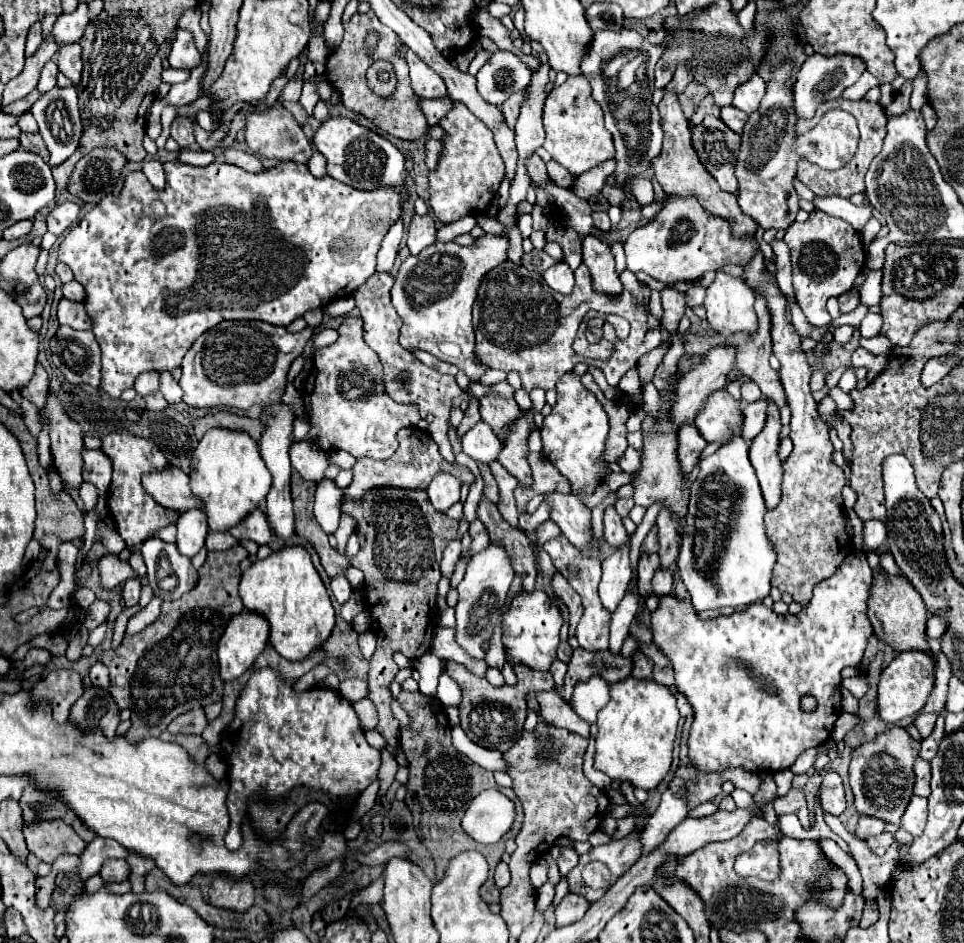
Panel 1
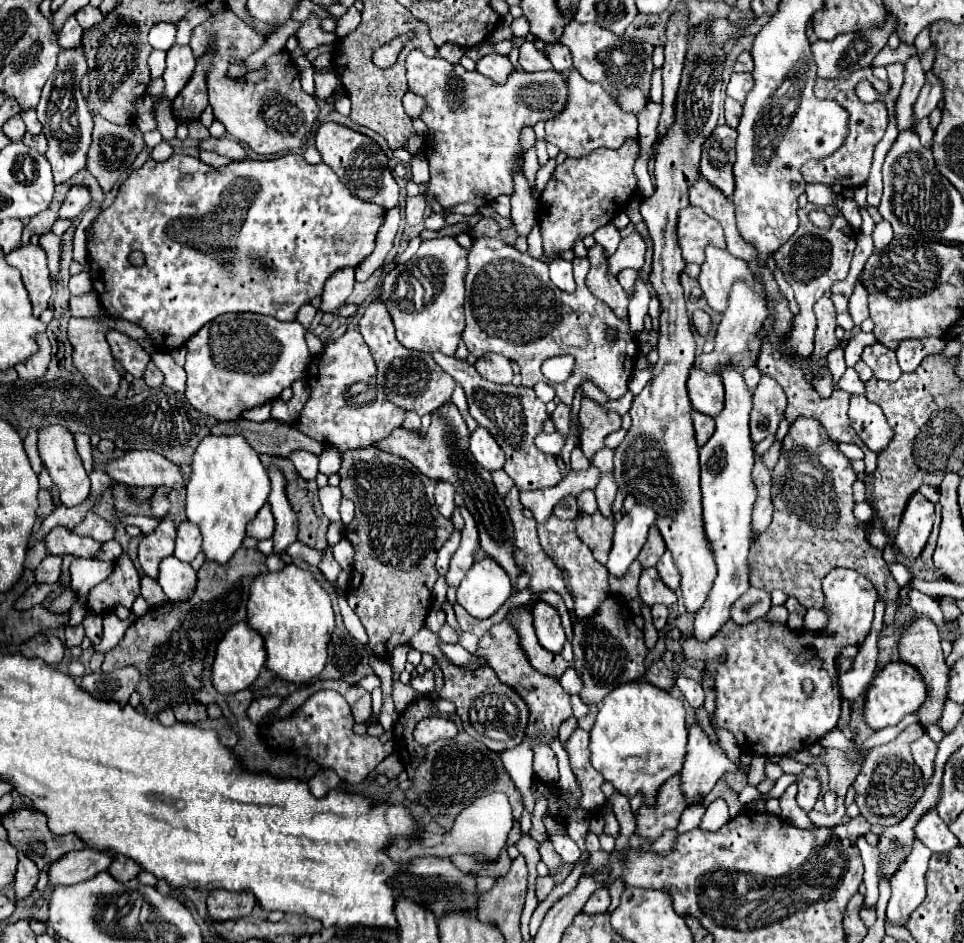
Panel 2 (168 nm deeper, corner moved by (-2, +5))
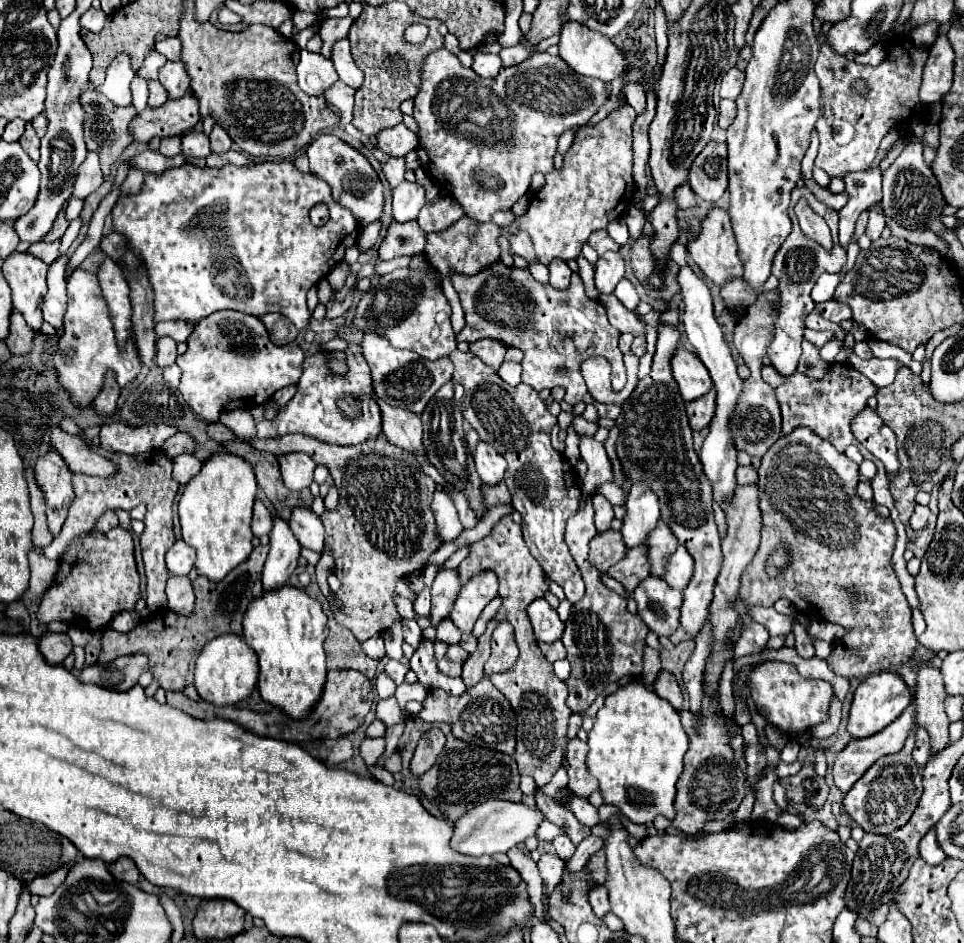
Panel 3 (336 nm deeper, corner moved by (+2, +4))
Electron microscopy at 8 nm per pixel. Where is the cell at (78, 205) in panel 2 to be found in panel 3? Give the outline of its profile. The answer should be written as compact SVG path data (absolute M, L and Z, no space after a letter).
M88 153L86 161L80 165L80 171L76 175L76 183L74 183L74 191L72 197L76 199L86 199L90 193L94 193L98 187L102 185L102 171L100 171L100 163L96 159L96 153Z

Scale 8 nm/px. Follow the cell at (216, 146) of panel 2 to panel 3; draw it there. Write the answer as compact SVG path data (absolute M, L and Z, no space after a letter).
M188 131L182 135L182 153L192 155L192 157L208 157L212 153L210 149L210 139L204 133Z

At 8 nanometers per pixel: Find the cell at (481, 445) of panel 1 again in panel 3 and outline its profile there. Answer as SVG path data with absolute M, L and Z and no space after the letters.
M478 441L474 449L474 461L478 475L486 485L496 485L502 481L506 471L506 459L494 447L484 441Z

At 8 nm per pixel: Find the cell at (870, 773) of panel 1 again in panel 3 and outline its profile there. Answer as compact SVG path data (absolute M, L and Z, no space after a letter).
M910 731L902 751L880 757L846 793L844 809L866 833L888 835L900 829L912 817L912 811L916 809L918 799L922 795L922 771L912 761L910 755L912 749L914 749L914 731Z

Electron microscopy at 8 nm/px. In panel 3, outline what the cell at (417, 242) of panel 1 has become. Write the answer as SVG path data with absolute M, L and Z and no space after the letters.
M404 181L402 185L398 185L392 191L392 207L394 207L394 219L398 223L406 223L406 221L414 221L420 213L420 209L424 207L426 197L424 197L424 189L416 183L408 183Z

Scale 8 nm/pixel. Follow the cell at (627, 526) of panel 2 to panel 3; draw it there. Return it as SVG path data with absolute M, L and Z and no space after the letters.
M634 485L628 493L626 515L622 519L622 539L626 549L638 547L646 541L646 537L656 529L660 517L660 507L656 495L648 491L644 485Z

